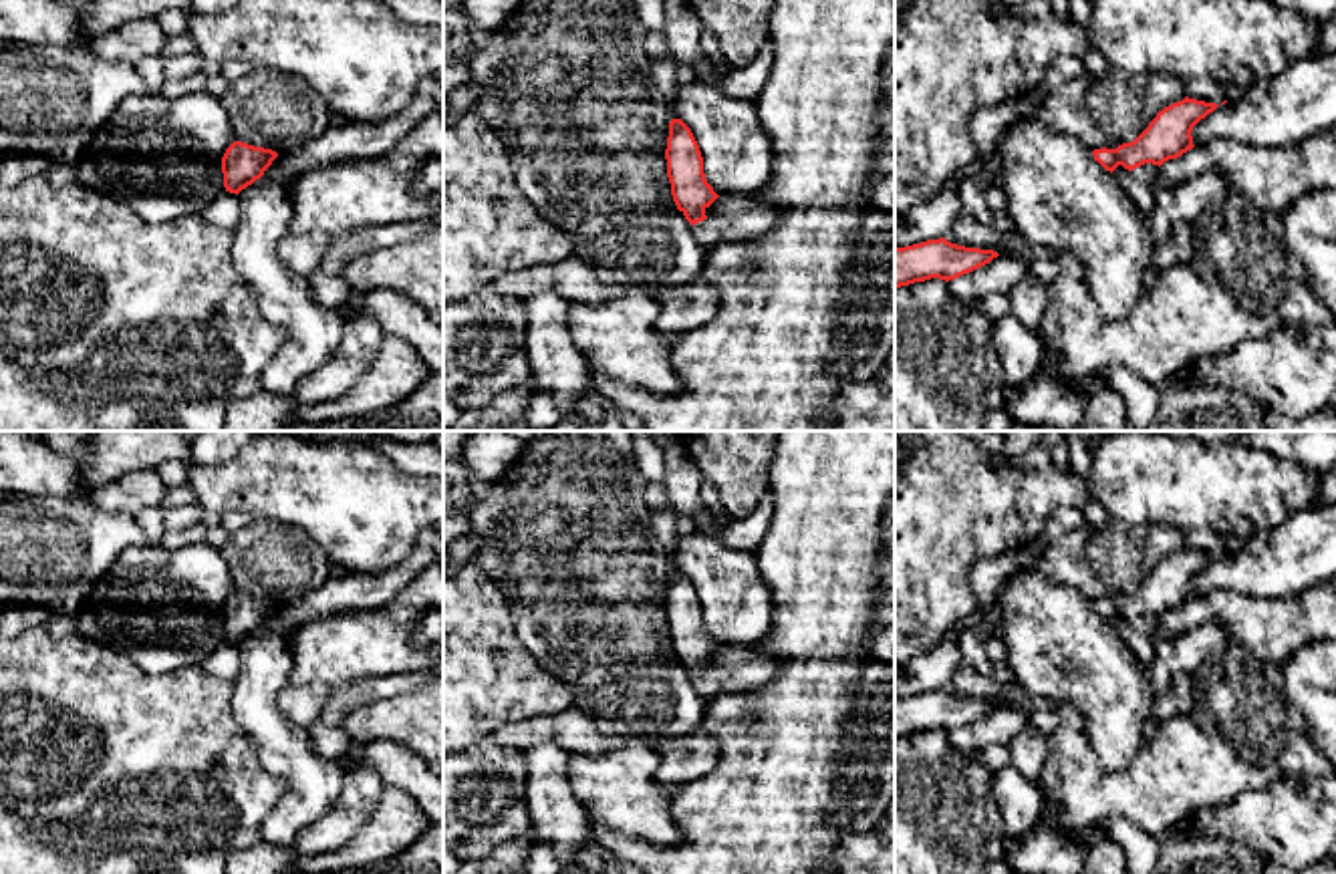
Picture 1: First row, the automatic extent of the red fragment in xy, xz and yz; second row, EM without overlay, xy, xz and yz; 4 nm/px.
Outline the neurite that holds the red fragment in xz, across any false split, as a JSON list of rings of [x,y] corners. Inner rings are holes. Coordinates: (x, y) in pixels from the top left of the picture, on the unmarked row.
[[[671,570],[667,588],[667,628],[677,661],[695,677],[707,671],[705,661],[719,648],[703,624],[703,608],[691,580]]]

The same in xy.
[[[234,592],[222,608],[226,642],[238,646],[242,640],[260,630],[276,608],[278,604],[272,600]]]

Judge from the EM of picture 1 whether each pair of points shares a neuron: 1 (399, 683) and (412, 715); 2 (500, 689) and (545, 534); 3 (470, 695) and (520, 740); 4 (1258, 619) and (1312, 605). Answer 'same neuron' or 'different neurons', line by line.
1: different neurons
2: different neurons
3: different neurons
4: same neuron

